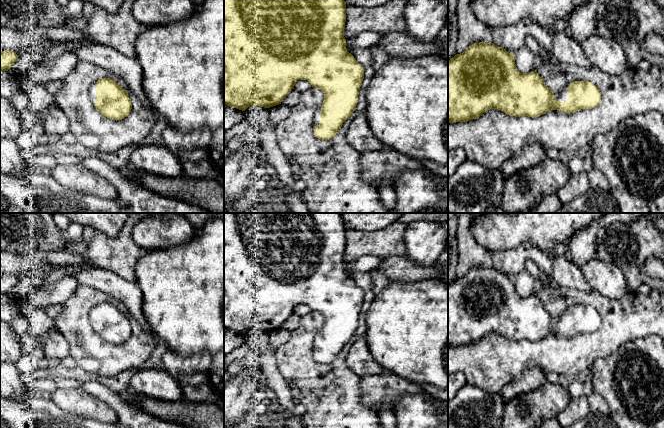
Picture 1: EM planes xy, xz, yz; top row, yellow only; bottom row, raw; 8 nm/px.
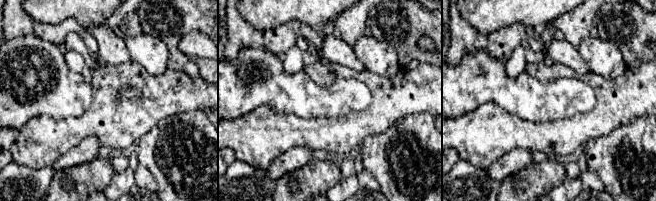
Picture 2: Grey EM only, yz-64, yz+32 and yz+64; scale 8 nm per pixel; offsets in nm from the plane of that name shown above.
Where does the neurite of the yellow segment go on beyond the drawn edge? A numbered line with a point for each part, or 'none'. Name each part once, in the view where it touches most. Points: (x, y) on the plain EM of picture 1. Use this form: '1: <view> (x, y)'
1: yz (563, 320)

